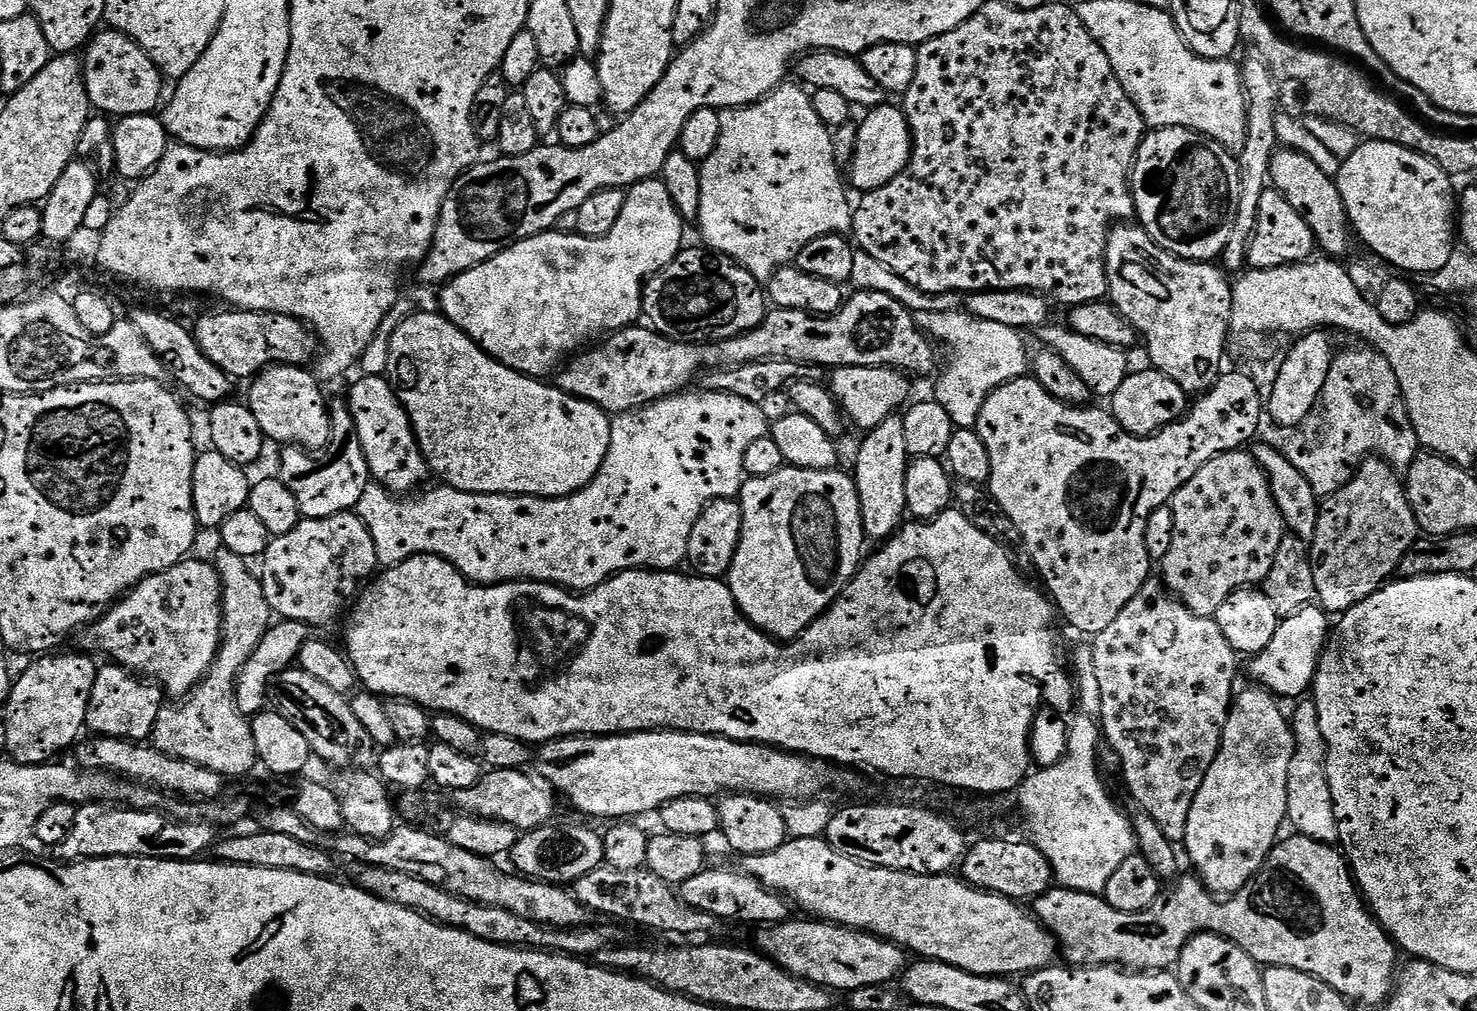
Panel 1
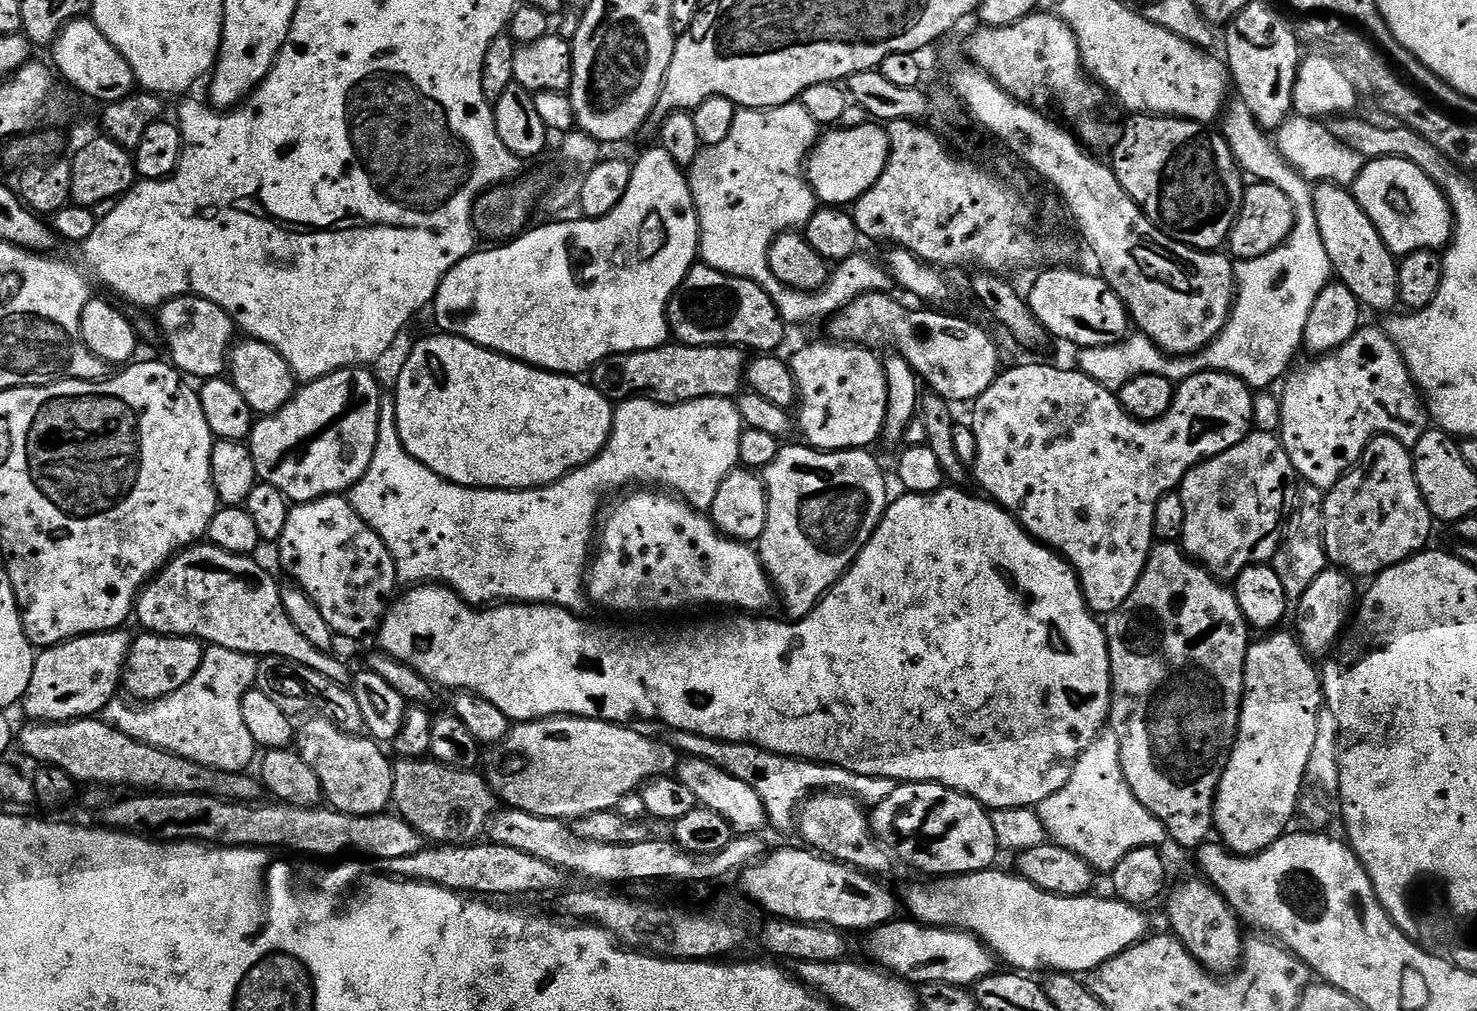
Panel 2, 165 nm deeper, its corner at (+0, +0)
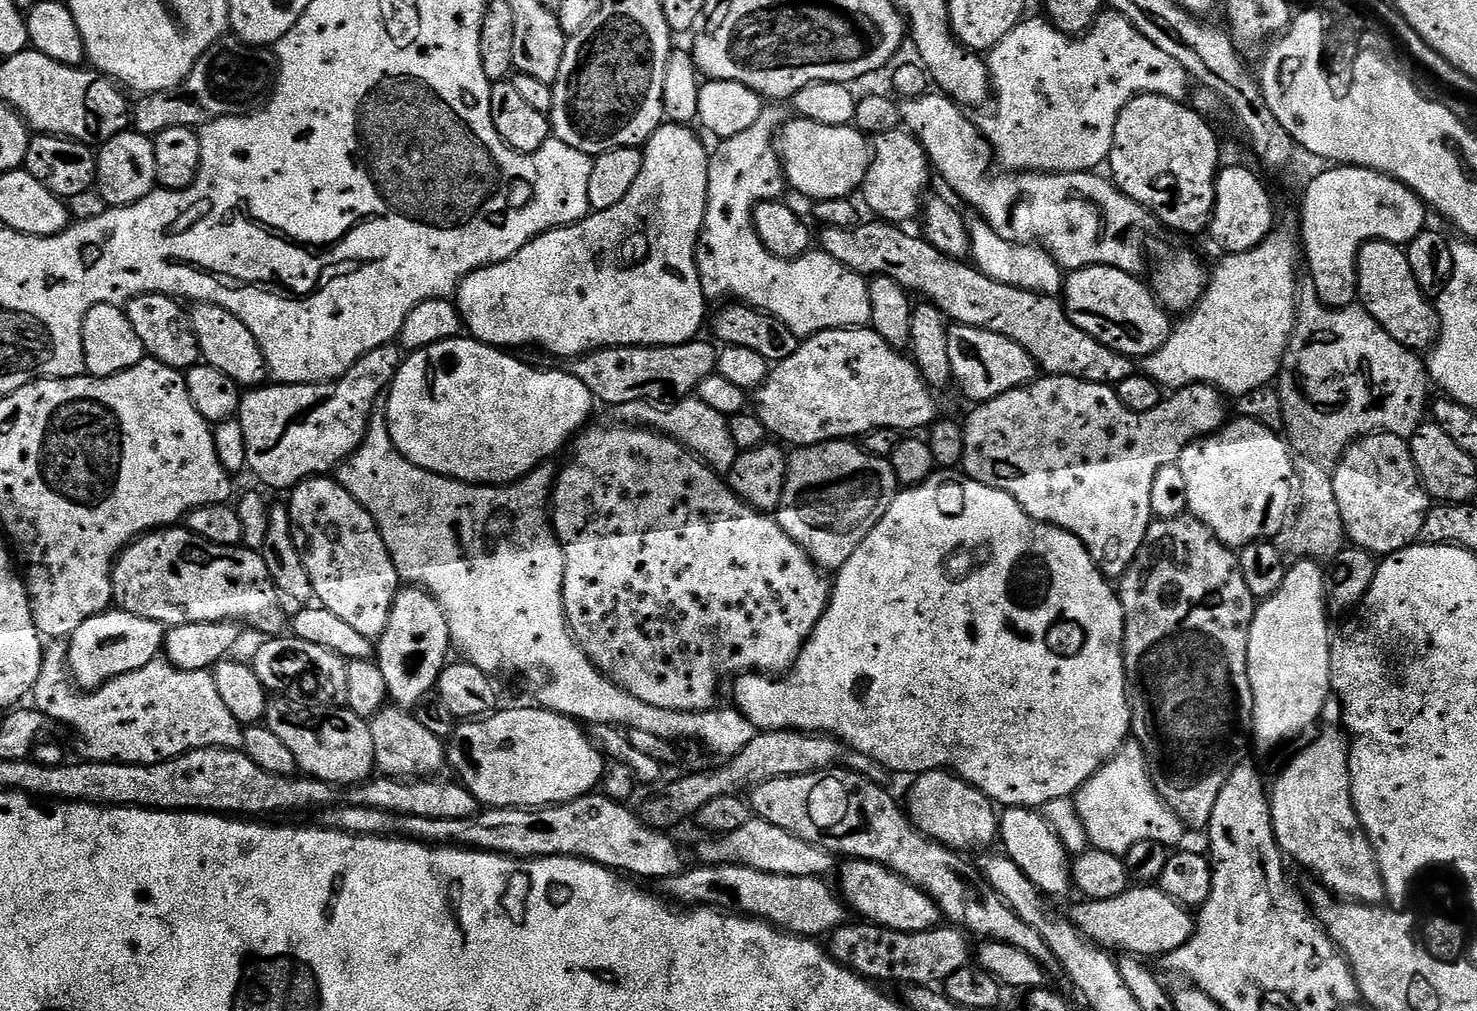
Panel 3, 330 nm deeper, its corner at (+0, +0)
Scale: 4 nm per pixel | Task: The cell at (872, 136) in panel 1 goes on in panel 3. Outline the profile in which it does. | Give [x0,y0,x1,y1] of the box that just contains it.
[774,118,870,202]

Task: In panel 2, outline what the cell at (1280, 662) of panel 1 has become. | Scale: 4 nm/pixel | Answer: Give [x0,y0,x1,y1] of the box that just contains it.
[1294,566,1358,658]

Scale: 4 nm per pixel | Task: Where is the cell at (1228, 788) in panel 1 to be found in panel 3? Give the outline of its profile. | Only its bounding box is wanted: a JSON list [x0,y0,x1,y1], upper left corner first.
[1248,560,1333,748]

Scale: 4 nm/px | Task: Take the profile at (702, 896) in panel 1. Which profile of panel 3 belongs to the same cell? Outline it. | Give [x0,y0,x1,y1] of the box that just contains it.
[838,859,941,932]

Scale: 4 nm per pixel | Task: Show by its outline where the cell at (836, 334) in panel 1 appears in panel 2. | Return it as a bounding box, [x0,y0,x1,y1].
[831,292,1002,406]

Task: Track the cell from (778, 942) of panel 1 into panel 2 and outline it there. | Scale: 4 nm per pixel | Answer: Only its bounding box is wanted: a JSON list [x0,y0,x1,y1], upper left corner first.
[867,918,998,989]

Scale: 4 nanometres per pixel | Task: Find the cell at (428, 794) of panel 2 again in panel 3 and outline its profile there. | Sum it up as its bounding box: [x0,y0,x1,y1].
[370,706,446,778]

